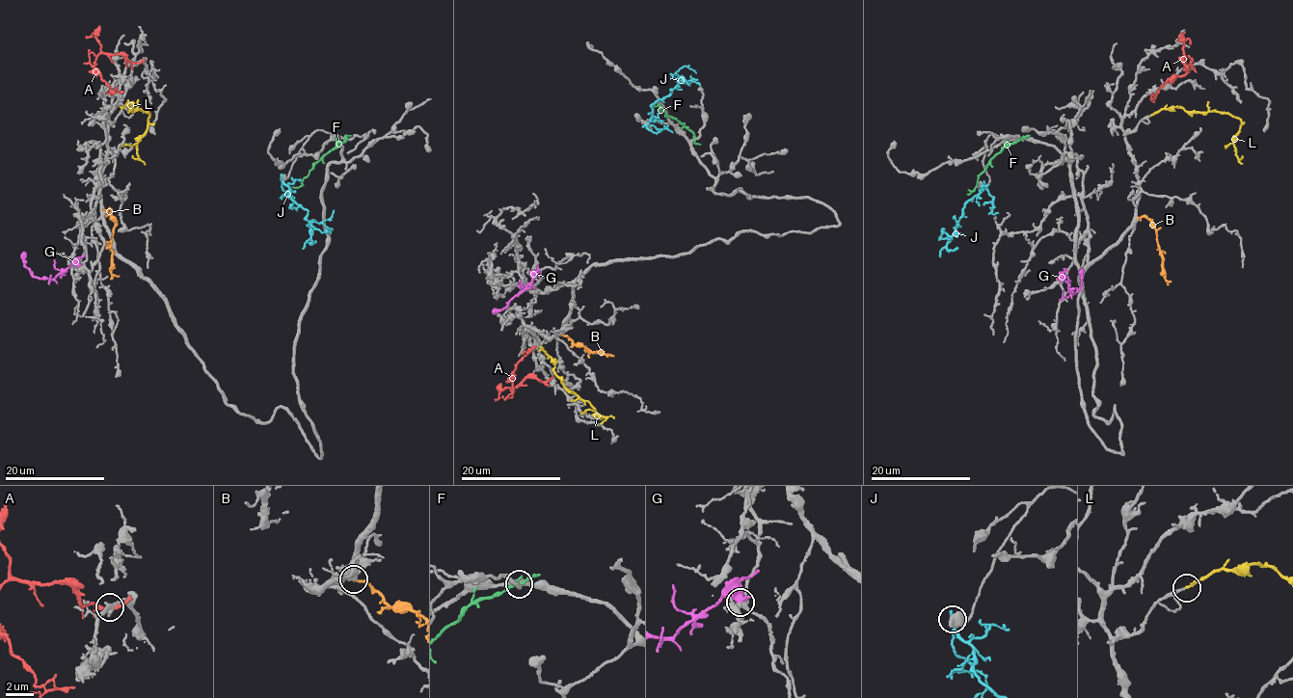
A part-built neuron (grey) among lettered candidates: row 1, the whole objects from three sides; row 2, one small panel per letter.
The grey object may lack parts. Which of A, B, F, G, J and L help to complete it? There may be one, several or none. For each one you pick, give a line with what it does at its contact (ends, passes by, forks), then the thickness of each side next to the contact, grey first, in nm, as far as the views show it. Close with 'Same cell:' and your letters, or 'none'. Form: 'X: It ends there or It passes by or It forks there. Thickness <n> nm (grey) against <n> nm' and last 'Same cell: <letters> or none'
B: It ends there. Thickness 500 nm (grey) against 190 nm
L: It ends there. Thickness 140 nm (grey) against 240 nm
Same cell: B, L

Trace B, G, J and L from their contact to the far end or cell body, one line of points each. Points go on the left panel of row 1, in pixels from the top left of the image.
B: (103, 209), (110, 209), (115, 225), (111, 244), (111, 273), (119, 276)
G: (78, 266), (71, 265), (52, 279), (40, 279), (24, 266), (24, 255), (21, 254)
J: (282, 176), (290, 196), (307, 210), (307, 220), (310, 228), (309, 226), (322, 232), (331, 233)
L: (121, 109), (131, 103), (126, 103), (131, 109), (149, 116), (139, 138), (139, 159), (133, 155)

